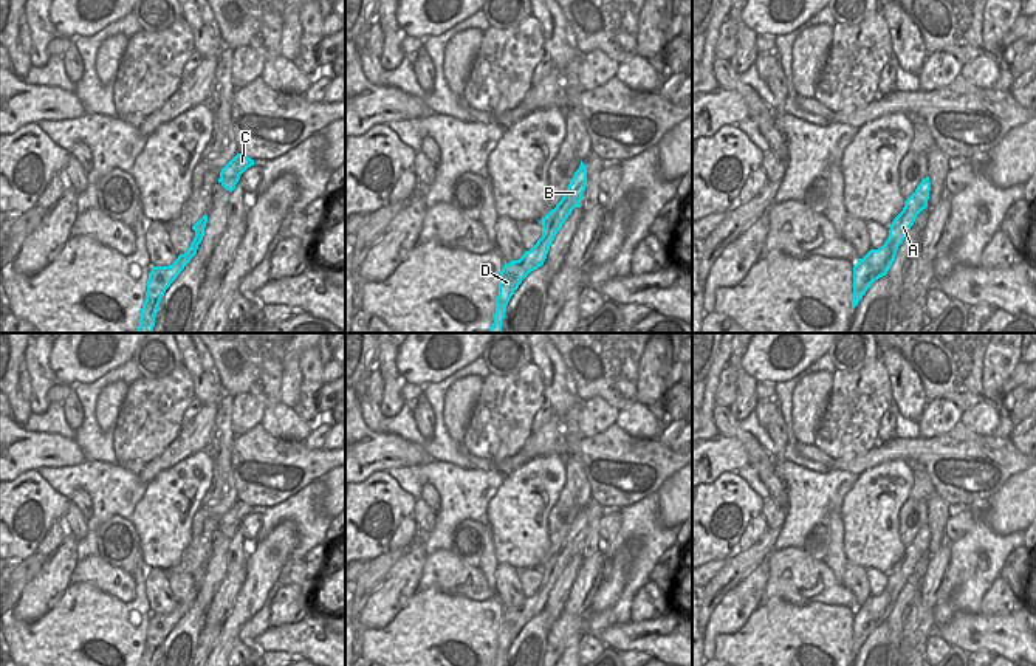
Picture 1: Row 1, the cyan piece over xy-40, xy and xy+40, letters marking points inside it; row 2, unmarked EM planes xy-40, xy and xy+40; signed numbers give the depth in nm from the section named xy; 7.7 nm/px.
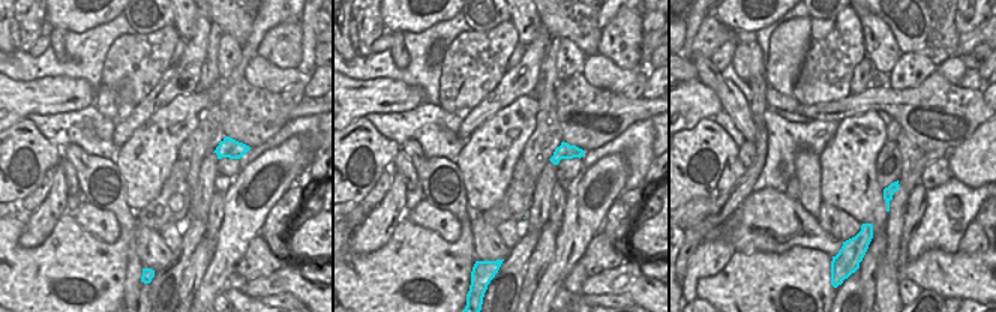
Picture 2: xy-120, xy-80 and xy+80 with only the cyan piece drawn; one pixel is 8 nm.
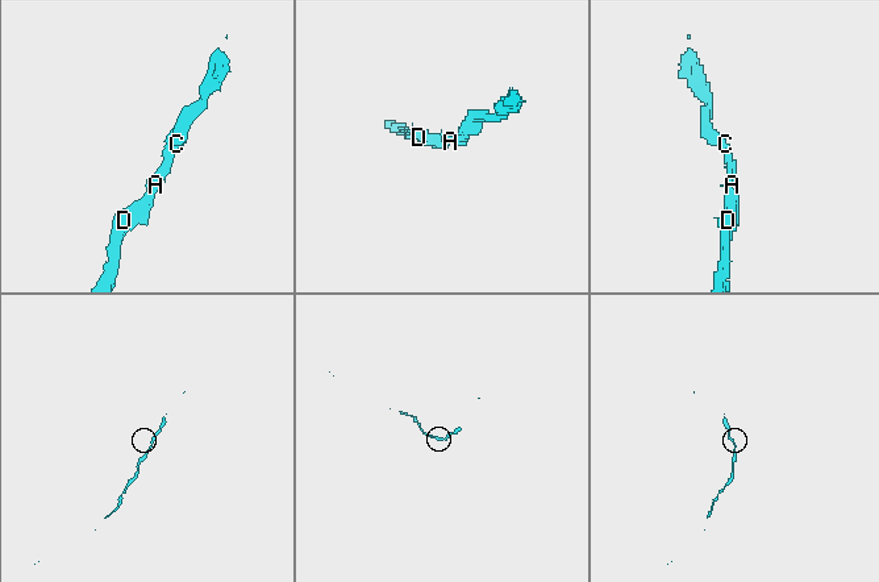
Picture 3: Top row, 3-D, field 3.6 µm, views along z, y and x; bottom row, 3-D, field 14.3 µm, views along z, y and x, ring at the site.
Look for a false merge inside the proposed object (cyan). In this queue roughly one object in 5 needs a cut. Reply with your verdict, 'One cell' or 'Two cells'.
One cell.

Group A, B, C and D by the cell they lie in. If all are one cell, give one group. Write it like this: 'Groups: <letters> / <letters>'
Groups: A B C D.

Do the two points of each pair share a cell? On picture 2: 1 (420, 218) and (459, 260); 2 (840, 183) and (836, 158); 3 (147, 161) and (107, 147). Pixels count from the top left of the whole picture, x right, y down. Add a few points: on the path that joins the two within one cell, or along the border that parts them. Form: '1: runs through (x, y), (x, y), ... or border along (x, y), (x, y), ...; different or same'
1: border along (407, 216), (447, 242), (455, 242), (461, 236); different
2: runs through (840, 177), (839, 164); same
3: border along (119, 147), (114, 162); different

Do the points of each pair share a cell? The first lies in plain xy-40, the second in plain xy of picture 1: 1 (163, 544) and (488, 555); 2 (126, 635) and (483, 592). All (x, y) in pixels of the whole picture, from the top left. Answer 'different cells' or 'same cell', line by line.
1: different cells
2: different cells

